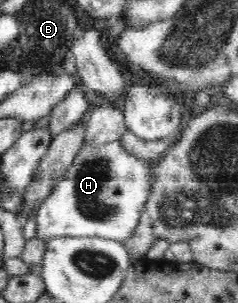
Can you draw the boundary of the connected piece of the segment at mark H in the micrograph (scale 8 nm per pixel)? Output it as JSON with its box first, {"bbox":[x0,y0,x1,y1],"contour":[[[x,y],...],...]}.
{"bbox":[36,144,152,242],"contour":[[[86,144],[81,147],[73,163],[67,168],[51,193],[39,204],[36,212],[36,236],[44,242],[48,237],[94,237],[123,242],[136,230],[140,215],[152,186],[152,162],[136,158],[120,144]]]}

